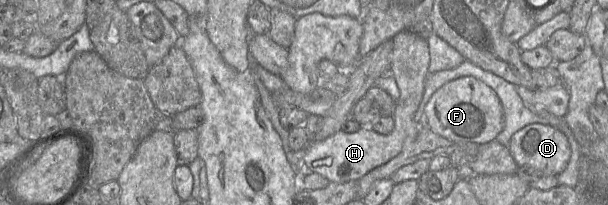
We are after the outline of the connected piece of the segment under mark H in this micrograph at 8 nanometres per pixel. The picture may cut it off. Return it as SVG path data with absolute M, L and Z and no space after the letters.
M408 30L396 34L392 38L392 43L391 72L400 90L400 97L394 108L393 131L388 135L382 135L370 127L362 127L355 133L340 130L323 141L310 142L300 154L304 173L314 172L335 183L358 181L374 168L395 158L415 141L420 125L415 122L414 116L423 96L425 80L429 75L429 46L426 38Z

